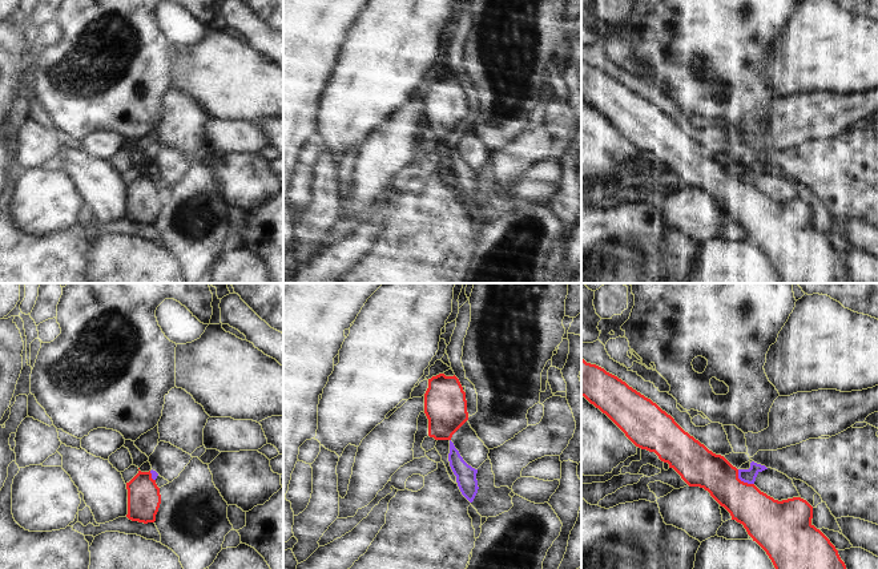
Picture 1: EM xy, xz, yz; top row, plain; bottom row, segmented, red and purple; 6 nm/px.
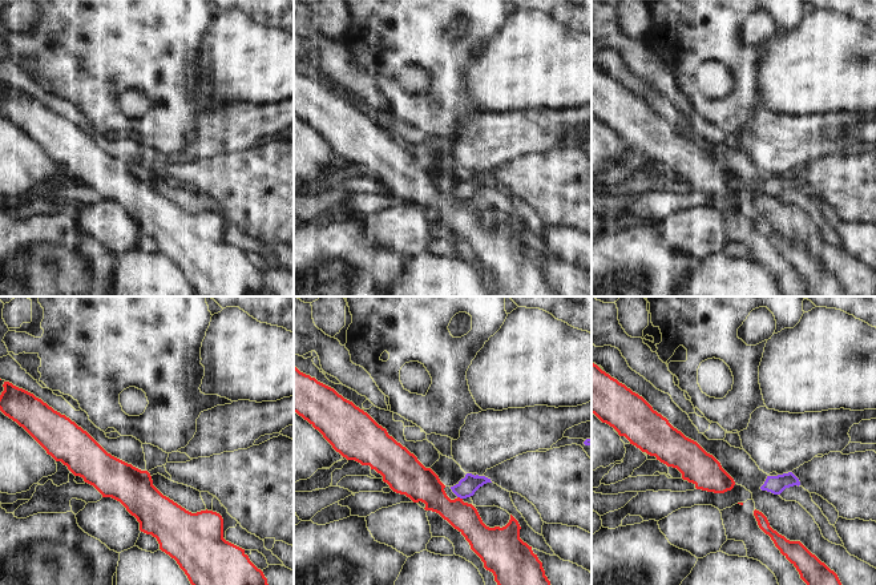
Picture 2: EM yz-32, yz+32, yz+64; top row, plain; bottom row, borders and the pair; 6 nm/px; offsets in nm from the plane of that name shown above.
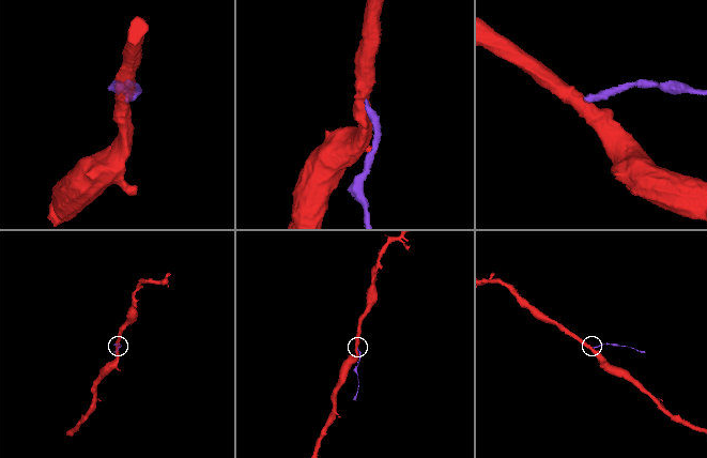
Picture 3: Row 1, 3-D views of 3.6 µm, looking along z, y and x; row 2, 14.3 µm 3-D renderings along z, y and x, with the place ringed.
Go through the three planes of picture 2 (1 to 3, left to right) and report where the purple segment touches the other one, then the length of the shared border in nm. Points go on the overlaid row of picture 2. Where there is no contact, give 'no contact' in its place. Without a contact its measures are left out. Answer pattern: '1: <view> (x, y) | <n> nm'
1: no contact
2: yz+32 (459, 497) | 40 nm
3: no contact

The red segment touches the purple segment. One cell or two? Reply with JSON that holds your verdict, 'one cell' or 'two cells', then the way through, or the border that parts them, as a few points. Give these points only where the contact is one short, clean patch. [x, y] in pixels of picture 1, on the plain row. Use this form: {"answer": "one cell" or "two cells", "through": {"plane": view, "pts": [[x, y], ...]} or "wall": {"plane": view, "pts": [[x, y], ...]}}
{"answer": "two cells", "wall": {"plane": "yz", "pts": [[737, 172], [737, 178], [741, 182], [753, 186]]}}

